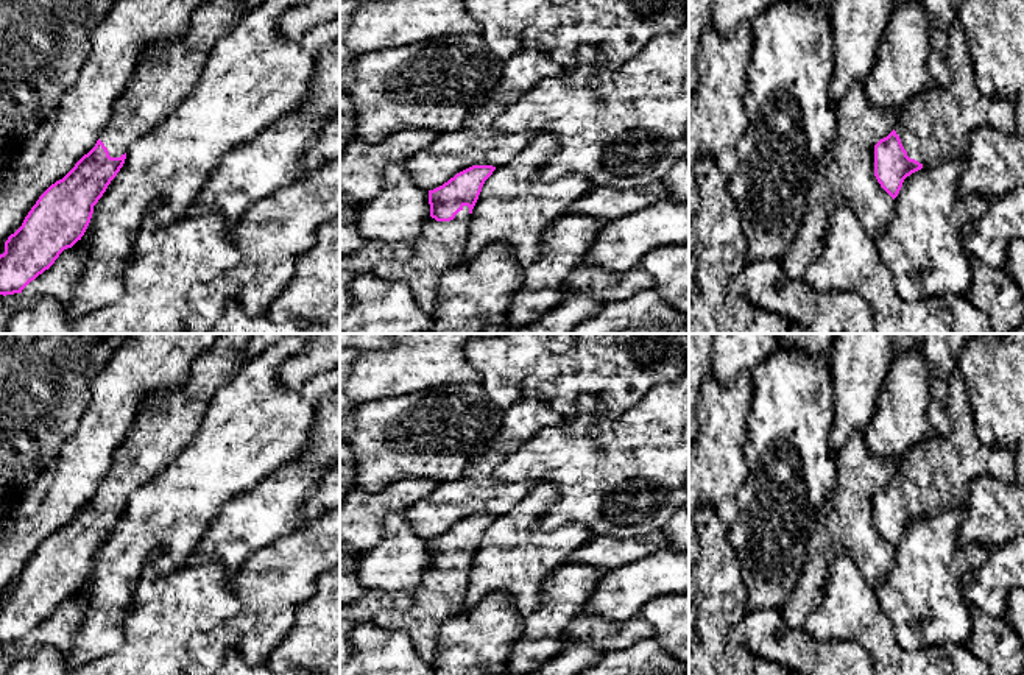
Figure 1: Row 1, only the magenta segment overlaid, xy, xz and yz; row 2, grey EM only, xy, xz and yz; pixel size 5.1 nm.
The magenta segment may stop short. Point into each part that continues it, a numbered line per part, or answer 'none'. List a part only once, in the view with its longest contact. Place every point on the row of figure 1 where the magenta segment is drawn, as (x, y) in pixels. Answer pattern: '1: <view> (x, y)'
1: xz (441, 245)

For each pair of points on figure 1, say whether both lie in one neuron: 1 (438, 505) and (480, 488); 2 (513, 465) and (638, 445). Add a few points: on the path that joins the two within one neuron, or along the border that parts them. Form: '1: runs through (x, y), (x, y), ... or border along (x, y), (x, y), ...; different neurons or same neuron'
1: runs through (449, 504), (469, 496); same neuron
2: runs through (544, 457), (607, 455); same neuron

